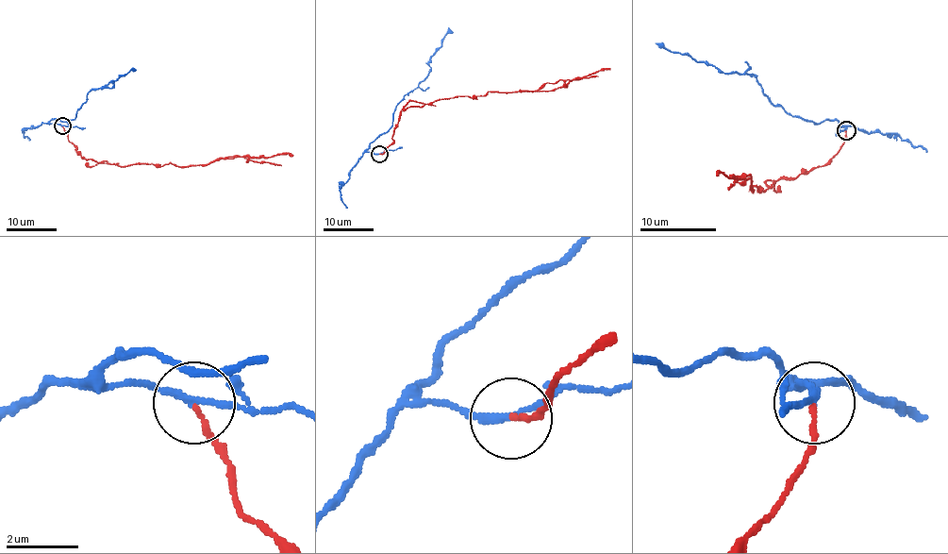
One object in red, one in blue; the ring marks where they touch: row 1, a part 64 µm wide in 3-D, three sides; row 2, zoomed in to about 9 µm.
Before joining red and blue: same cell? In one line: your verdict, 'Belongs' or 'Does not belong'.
Does not belong

